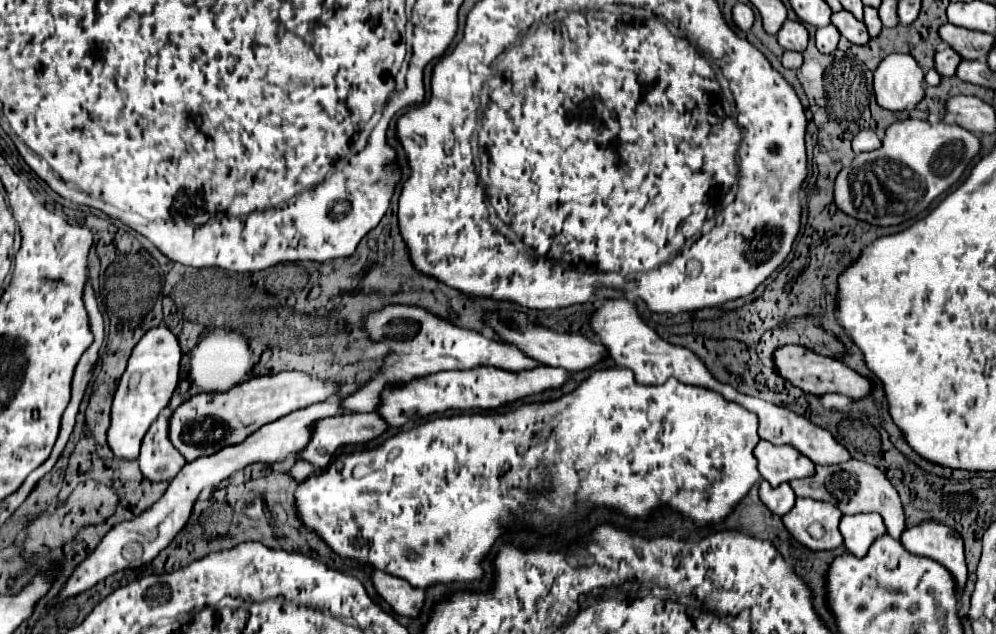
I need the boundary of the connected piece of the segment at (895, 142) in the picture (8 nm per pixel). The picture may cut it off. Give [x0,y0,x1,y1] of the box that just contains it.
[834,118,980,226]

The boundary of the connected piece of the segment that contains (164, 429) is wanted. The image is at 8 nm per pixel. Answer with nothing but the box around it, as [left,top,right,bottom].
[138,410,186,482]

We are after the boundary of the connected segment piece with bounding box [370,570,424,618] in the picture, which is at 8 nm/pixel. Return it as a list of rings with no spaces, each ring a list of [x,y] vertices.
[[[372,570],[370,580],[376,588],[376,592],[394,608],[396,614],[402,616],[418,616],[422,604],[424,604],[424,590],[418,590],[410,586],[404,578],[384,574],[380,570]]]

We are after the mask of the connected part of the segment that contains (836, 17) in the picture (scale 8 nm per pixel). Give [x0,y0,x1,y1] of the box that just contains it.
[832,10,870,44]

